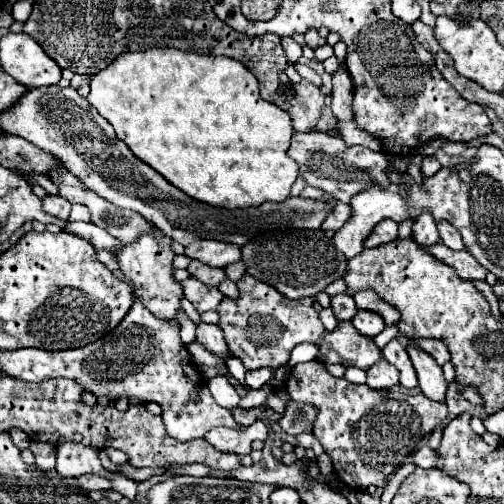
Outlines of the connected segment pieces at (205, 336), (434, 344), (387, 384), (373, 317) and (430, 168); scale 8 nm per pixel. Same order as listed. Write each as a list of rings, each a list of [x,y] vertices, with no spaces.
[[[200,322],[200,326],[196,328],[196,340],[214,356],[218,356],[222,362],[228,360],[228,348],[226,342],[222,338],[222,330],[218,330],[218,326],[212,324],[204,324]]]
[[[422,338],[422,340],[414,340],[416,346],[420,346],[422,350],[426,350],[440,366],[444,366],[450,360],[450,352],[446,348],[444,342],[440,340],[430,340],[430,338]]]
[[[380,360],[376,362],[370,370],[368,370],[368,386],[370,388],[376,388],[376,390],[386,390],[386,388],[392,388],[398,384],[398,368],[392,366],[390,362],[386,360]]]
[[[358,310],[358,314],[354,316],[352,324],[366,338],[374,338],[384,330],[382,318],[378,314],[374,314],[374,312],[368,312],[368,310]]]
[[[424,156],[424,158],[422,158],[422,174],[432,176],[432,174],[436,174],[440,168],[442,168],[442,166],[440,166],[440,162],[438,162],[434,156]]]

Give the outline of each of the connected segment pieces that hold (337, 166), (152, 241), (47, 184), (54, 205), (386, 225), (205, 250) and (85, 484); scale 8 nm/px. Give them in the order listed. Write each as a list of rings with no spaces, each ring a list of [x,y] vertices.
[[[298,132],[292,136],[292,144],[288,148],[288,156],[298,164],[300,176],[312,188],[324,190],[332,198],[350,204],[352,196],[370,188],[372,184],[386,186],[388,176],[388,160],[382,152],[374,152],[364,146],[346,146],[342,138],[322,134],[322,132]]]
[[[160,230],[144,234],[138,238],[138,242],[122,246],[118,252],[118,262],[122,274],[126,274],[126,280],[134,286],[134,296],[156,316],[162,320],[174,320],[178,322],[178,312],[180,312],[180,300],[182,300],[182,286],[174,282],[172,274],[172,260],[174,252],[170,248],[172,238],[162,234]]]
[[[31,174],[29,176],[29,181],[34,184],[39,184],[49,194],[59,195],[58,187],[47,176],[44,176],[42,174]]]
[[[46,196],[44,200],[44,210],[50,212],[52,216],[60,218],[60,220],[68,220],[68,214],[70,214],[70,202],[62,196]]]
[[[382,220],[378,226],[374,226],[370,238],[366,238],[364,246],[366,248],[376,248],[380,244],[386,244],[390,240],[394,240],[398,236],[398,224],[394,224],[392,220]]]
[[[202,240],[202,242],[192,242],[186,246],[184,256],[192,260],[200,260],[202,264],[224,268],[232,262],[240,260],[240,248],[234,244],[224,244],[216,240]]]
[[[98,474],[82,475],[78,478],[78,482],[80,482],[80,486],[82,486],[84,490],[110,490],[110,488],[112,488],[110,480],[108,480],[108,478],[102,478],[102,476],[98,476]]]

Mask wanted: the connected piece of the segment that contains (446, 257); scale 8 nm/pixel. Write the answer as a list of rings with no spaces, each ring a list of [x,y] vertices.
[[[442,242],[426,248],[434,258],[438,258],[440,262],[452,266],[458,274],[458,278],[462,280],[486,280],[486,274],[488,270],[484,266],[480,266],[476,262],[476,258],[470,256],[468,250],[460,250],[460,252],[454,252],[450,248],[446,248]]]

